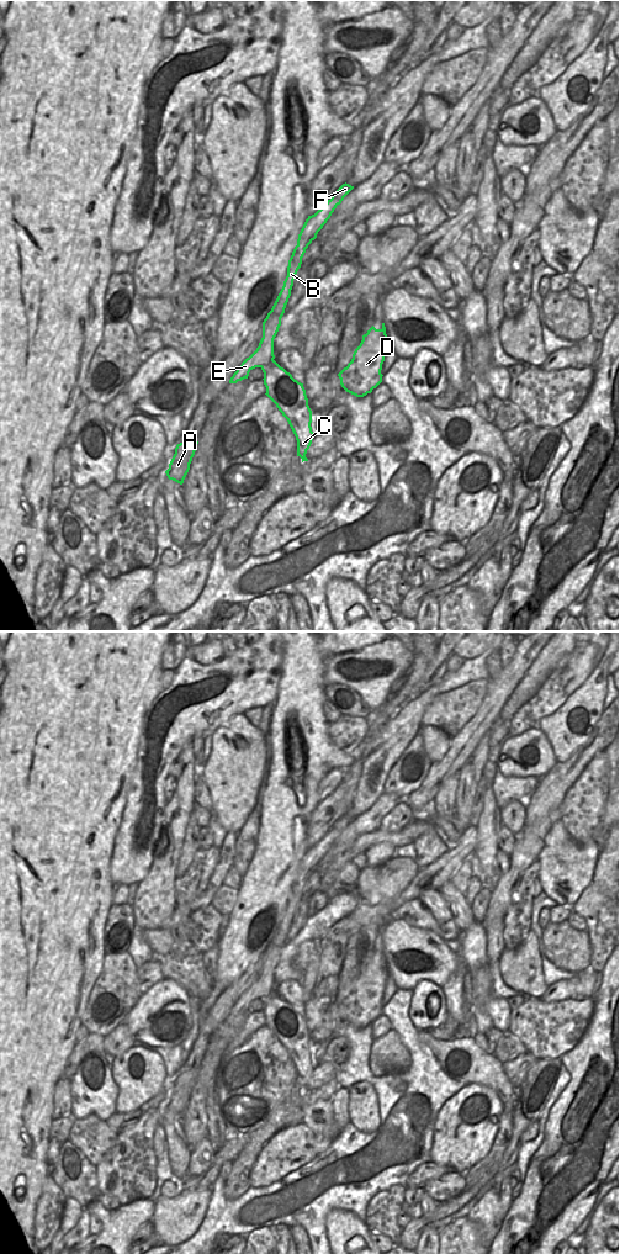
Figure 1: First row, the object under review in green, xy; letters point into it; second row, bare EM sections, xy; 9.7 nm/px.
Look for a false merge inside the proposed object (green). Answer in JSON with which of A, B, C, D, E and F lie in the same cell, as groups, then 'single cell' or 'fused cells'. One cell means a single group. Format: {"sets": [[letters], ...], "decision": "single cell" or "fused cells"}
{"sets": [["A", "B", "E", "F"], ["C", "D"]], "decision": "fused cells"}

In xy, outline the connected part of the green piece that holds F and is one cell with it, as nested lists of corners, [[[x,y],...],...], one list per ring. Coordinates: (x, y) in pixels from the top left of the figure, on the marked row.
[[[343,184],[314,215],[308,216],[297,239],[292,255],[288,260],[287,276],[283,281],[283,286],[266,318],[263,322],[263,338],[256,350],[247,358],[242,365],[237,369],[229,380],[229,383],[237,383],[244,379],[248,379],[249,372],[255,367],[267,365],[275,359],[274,355],[274,339],[281,326],[281,318],[285,313],[286,305],[291,296],[293,280],[302,264],[302,258],[308,245],[317,238],[318,232],[323,228],[327,221],[338,205],[341,203],[344,197],[354,189],[349,184]]]

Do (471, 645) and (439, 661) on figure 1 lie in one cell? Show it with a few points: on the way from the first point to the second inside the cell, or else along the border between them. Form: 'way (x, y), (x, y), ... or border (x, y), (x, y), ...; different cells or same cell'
way (462, 645), (454, 645), (446, 652); same cell

